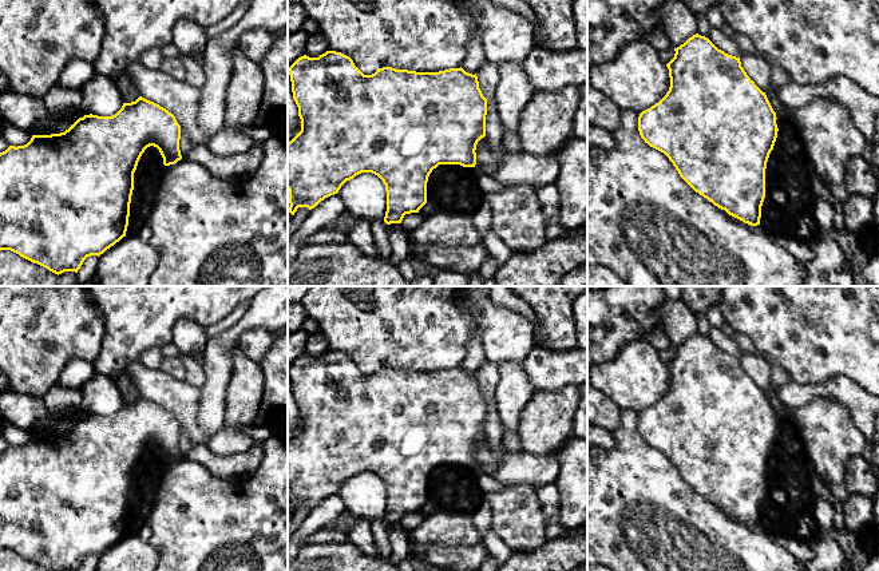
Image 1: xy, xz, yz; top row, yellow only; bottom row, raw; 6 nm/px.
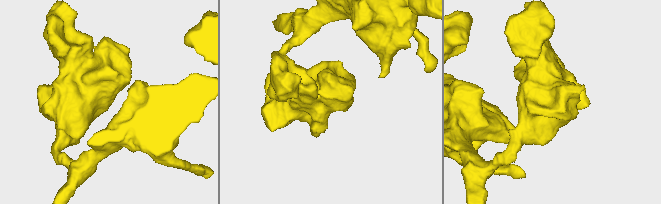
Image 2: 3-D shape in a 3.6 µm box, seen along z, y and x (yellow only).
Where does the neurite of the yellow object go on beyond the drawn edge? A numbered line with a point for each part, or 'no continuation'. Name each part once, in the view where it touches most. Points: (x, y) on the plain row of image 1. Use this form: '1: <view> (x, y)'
no continuation

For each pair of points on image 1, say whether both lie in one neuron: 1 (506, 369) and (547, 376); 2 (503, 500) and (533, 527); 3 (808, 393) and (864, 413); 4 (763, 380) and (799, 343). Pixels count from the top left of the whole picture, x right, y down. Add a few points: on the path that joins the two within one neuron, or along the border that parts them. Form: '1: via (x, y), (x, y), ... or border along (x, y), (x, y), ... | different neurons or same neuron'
1: border along (521, 363), (535, 391) | different neurons
2: via (510, 507), (526, 523) | same neuron
3: via (822, 391), (842, 391), (851, 400) | same neuron
4: border along (757, 352), (771, 365) | different neurons

